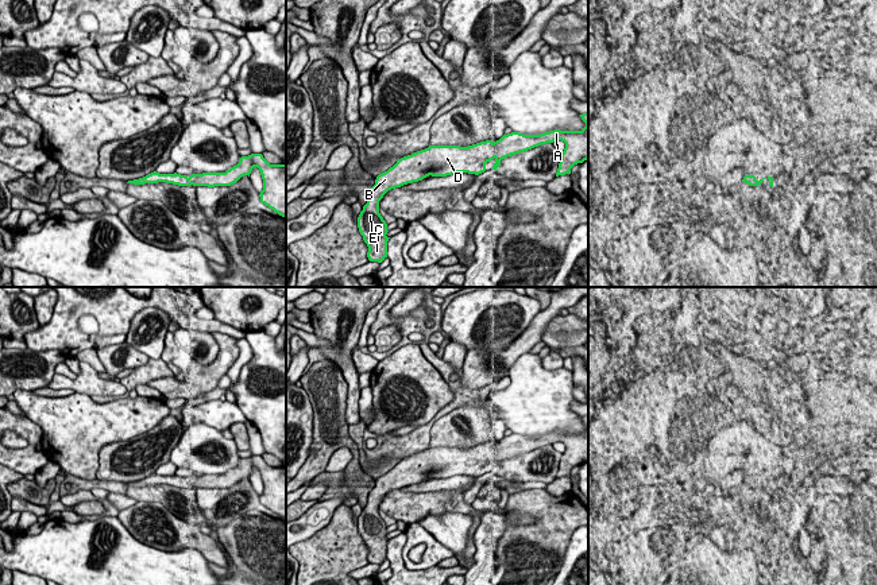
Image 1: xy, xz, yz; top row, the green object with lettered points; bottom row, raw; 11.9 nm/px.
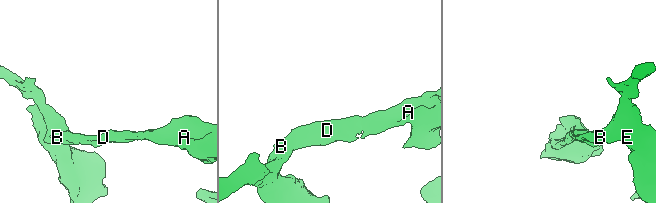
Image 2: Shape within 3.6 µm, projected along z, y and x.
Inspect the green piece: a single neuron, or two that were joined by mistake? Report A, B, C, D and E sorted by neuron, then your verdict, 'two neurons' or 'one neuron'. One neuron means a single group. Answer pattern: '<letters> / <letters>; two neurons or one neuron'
A B C D E; one neuron

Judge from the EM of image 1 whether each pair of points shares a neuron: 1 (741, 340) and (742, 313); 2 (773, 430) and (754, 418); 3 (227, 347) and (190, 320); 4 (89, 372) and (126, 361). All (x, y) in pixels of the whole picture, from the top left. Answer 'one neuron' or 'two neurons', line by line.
1: two neurons
2: one neuron
3: two neurons
4: two neurons

